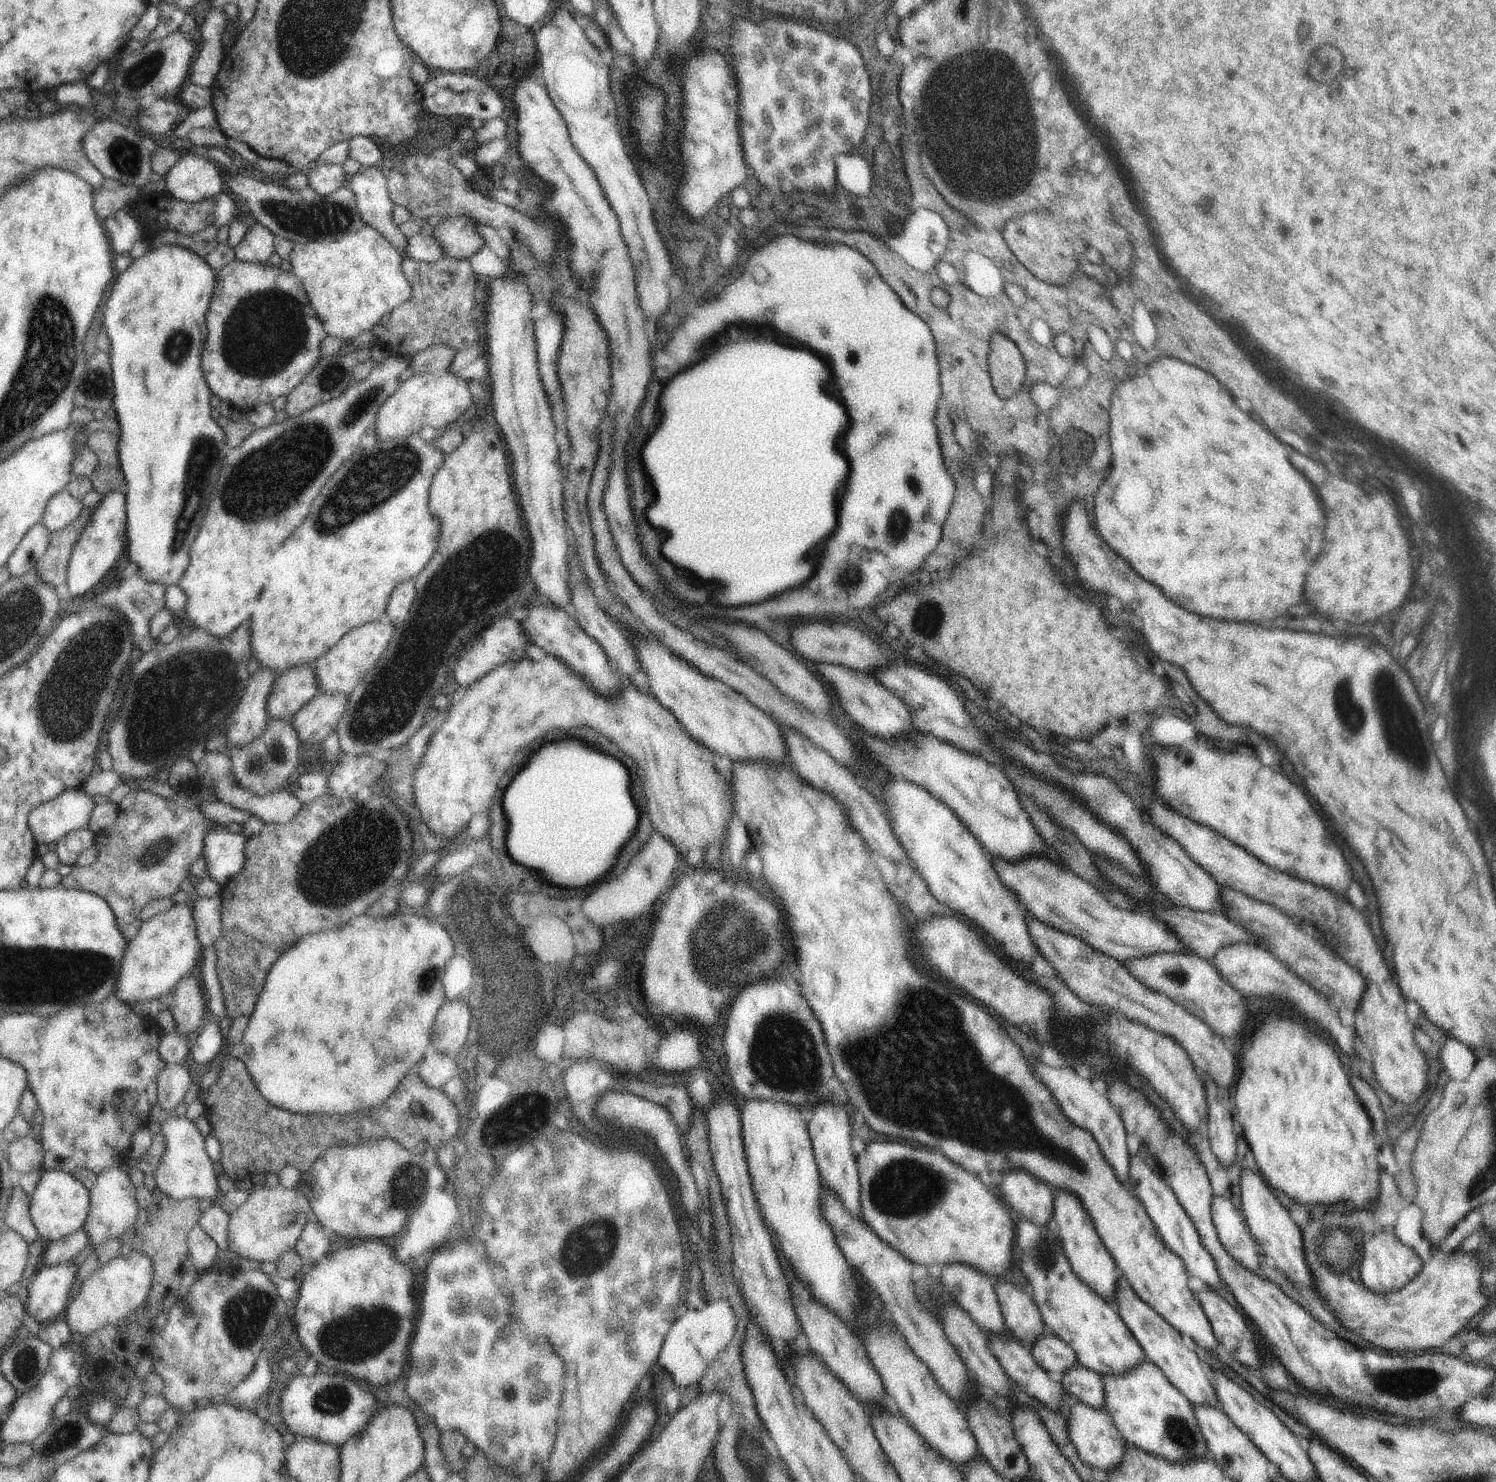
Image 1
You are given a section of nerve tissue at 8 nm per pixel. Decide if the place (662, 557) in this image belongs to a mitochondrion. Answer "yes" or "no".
no

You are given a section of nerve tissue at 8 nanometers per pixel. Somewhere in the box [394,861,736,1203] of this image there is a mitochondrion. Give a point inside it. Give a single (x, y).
(525, 980)

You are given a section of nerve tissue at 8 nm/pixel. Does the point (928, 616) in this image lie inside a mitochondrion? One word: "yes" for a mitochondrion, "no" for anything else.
yes

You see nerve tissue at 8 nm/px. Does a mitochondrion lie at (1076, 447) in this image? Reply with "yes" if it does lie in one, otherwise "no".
yes

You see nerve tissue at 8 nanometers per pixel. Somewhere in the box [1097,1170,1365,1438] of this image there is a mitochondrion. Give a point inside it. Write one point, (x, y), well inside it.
(1336, 1257)

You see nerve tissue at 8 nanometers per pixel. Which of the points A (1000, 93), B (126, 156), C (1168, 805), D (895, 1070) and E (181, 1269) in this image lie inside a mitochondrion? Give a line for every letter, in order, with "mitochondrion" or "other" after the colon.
A: mitochondrion
B: mitochondrion
C: other
D: mitochondrion
E: other

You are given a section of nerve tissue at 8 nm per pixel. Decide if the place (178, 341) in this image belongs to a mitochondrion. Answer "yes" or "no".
yes

